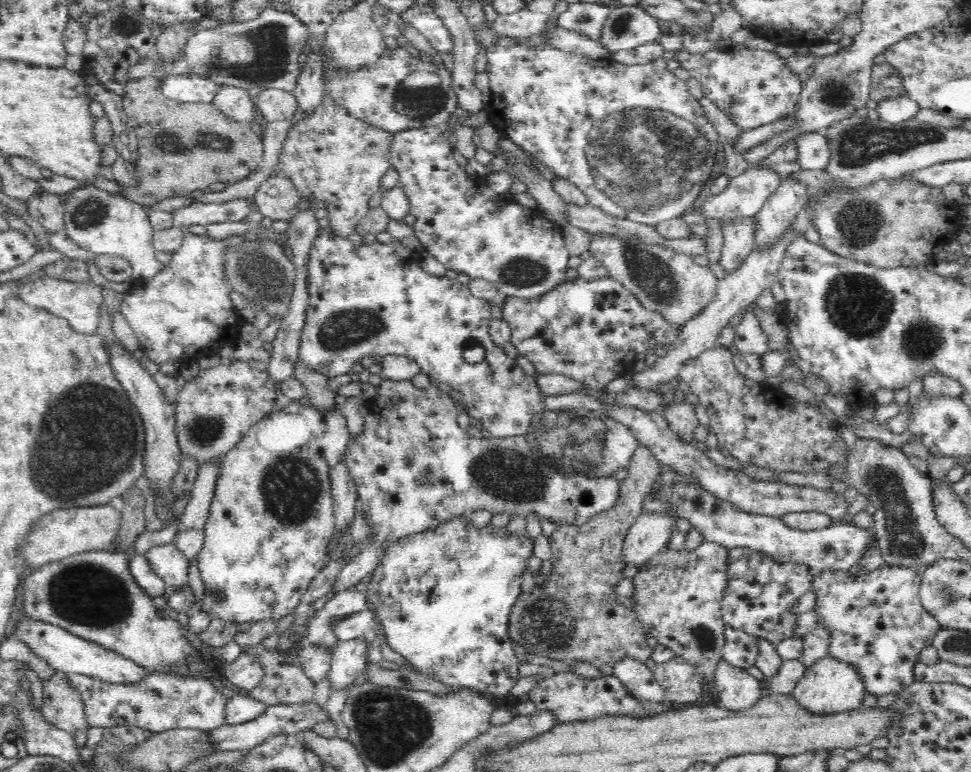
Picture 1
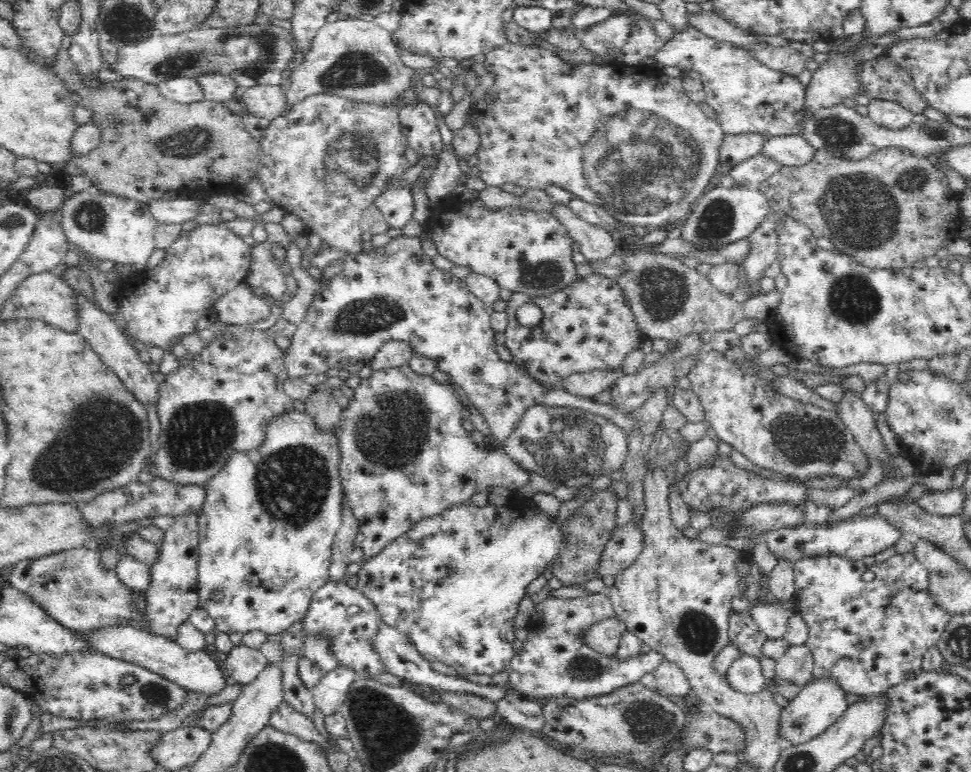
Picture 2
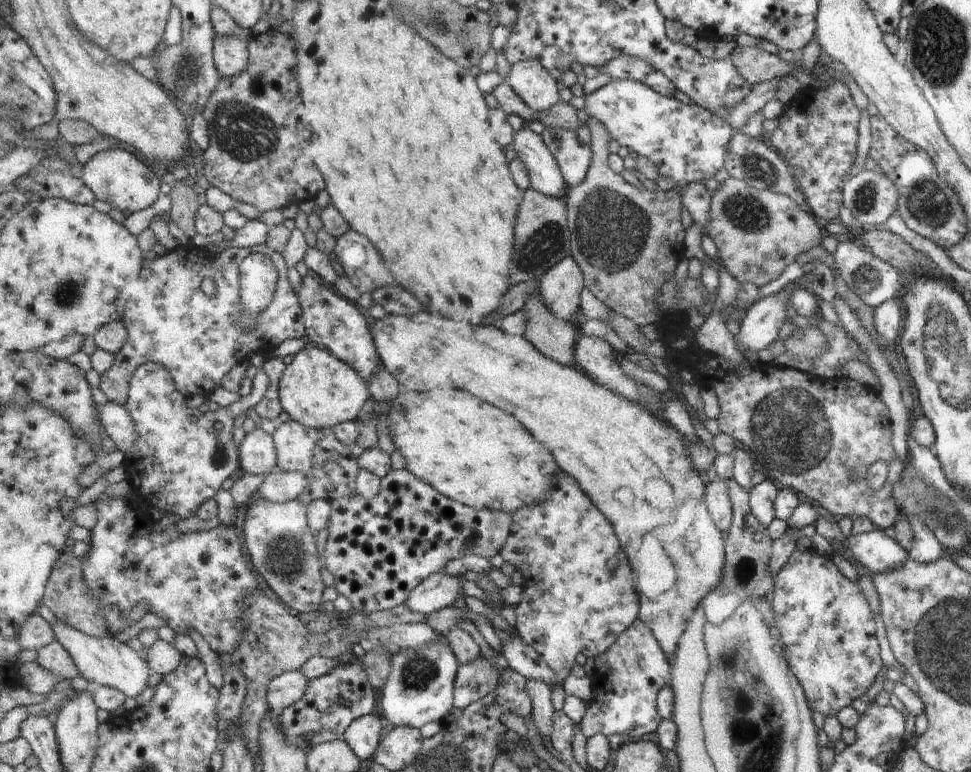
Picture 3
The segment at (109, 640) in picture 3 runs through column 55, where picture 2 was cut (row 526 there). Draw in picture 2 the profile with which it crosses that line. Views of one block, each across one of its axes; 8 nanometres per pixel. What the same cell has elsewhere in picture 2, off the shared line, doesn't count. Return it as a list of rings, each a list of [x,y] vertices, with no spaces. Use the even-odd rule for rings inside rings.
[[[633,524],[616,528],[600,554],[598,570],[594,572],[596,577],[616,576],[632,566],[642,552],[642,539],[644,536],[641,528]]]

